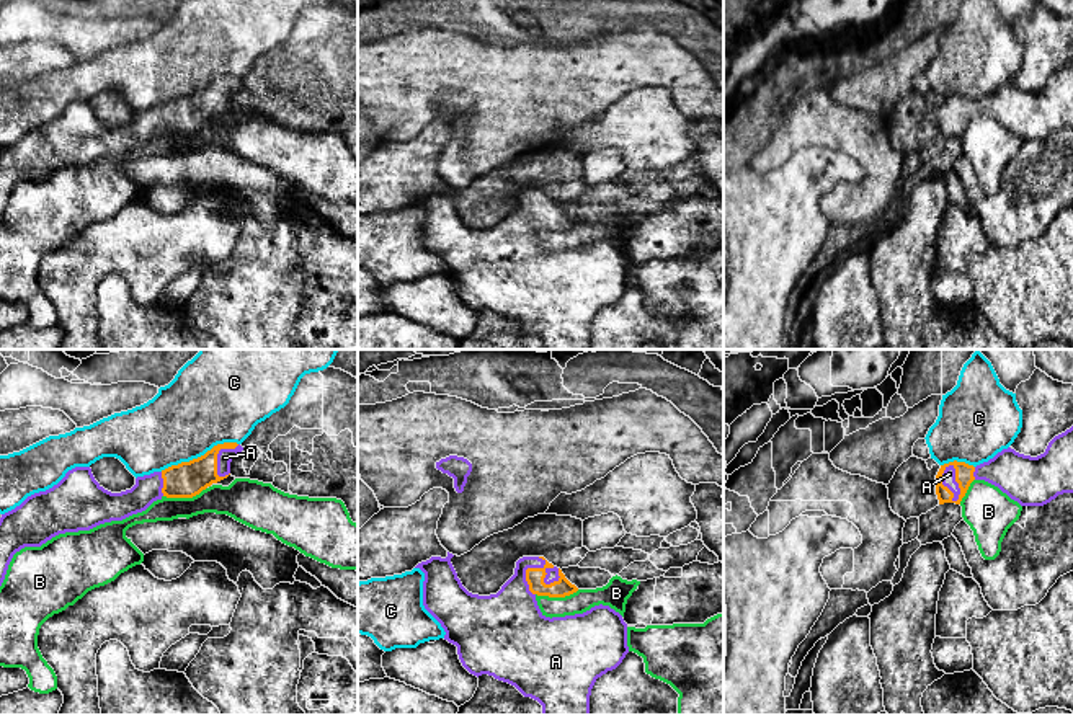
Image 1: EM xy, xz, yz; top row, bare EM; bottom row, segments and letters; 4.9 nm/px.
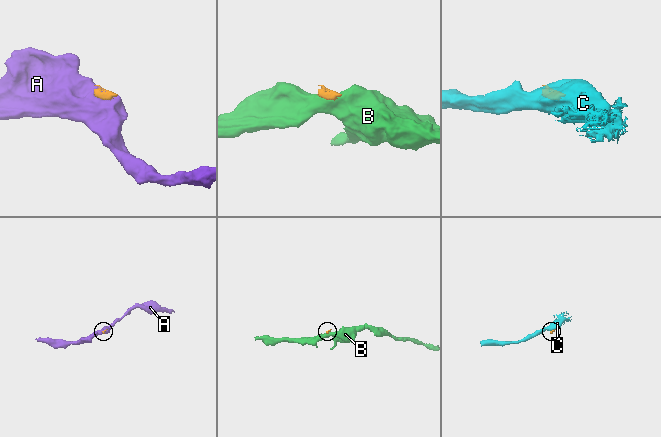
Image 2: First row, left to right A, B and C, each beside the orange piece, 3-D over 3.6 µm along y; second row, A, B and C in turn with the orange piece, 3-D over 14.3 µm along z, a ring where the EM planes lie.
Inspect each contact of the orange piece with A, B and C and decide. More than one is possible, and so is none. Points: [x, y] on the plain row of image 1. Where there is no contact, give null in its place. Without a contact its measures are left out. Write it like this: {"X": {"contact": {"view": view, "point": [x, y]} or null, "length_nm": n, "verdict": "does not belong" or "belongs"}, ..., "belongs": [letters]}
{"A": {"contact": {"view": "xz", "point": [526, 204]}, "length_nm": 200, "verdict": "belongs"}, "B": {"contact": {"view": "xy", "point": [185, 131]}, "length_nm": 220, "verdict": "does not belong"}, "C": {"contact": {"view": "xy", "point": [198, 92]}, "length_nm": 400, "verdict": "does not belong"}, "belongs": ["A"]}

